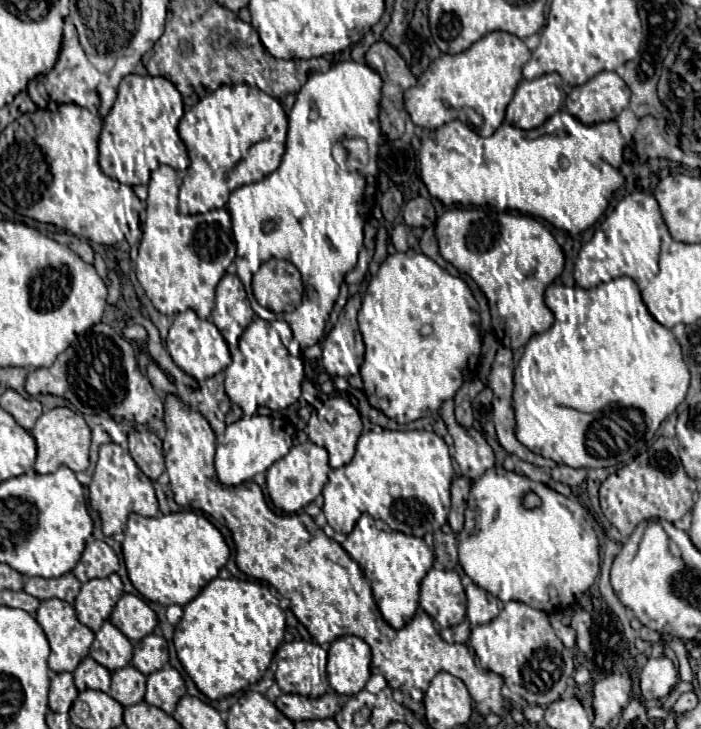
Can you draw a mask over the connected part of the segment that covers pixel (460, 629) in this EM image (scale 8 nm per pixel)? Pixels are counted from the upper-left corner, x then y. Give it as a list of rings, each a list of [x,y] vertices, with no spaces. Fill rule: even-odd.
[[[461,622],[449,630],[443,630],[441,636],[447,640],[447,642],[467,642],[469,640],[469,624],[467,622]]]

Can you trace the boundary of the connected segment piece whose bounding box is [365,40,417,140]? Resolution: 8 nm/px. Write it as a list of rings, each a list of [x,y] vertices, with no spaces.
[[[383,40],[375,42],[367,50],[365,60],[383,78],[379,120],[383,132],[391,140],[395,140],[403,134],[407,122],[407,112],[403,108],[403,92],[415,86],[417,78],[411,74],[399,52]]]

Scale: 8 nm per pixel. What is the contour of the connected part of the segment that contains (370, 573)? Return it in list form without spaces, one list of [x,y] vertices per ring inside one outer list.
[[[363,514],[341,546],[363,568],[383,618],[393,628],[403,628],[407,622],[411,622],[419,606],[419,584],[433,568],[433,550],[425,544],[425,540],[407,536],[403,532],[379,530],[375,520],[369,514]]]

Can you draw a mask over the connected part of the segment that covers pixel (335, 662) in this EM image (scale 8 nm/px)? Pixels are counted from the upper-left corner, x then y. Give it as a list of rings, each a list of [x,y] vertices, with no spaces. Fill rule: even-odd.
[[[341,636],[331,642],[327,658],[327,678],[331,688],[341,696],[353,696],[369,680],[371,650],[357,636]]]

